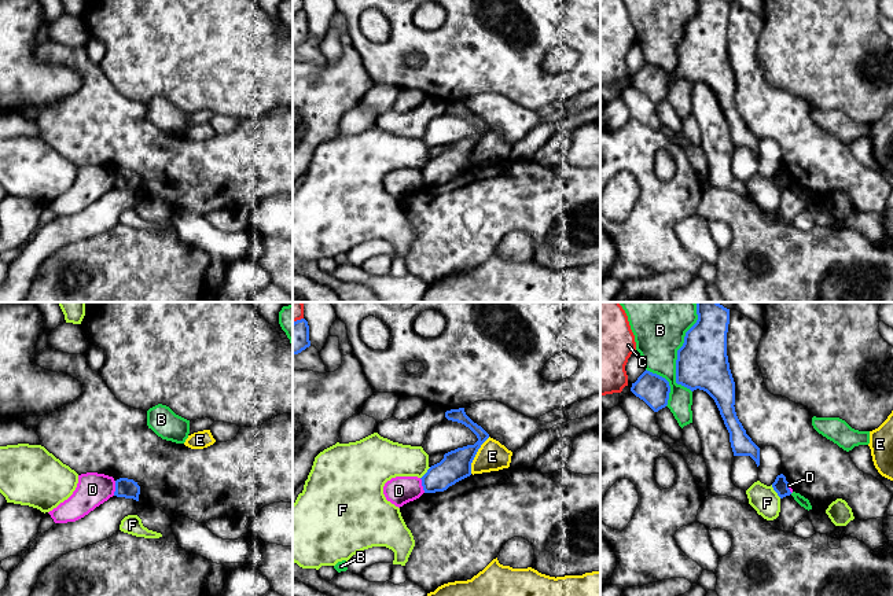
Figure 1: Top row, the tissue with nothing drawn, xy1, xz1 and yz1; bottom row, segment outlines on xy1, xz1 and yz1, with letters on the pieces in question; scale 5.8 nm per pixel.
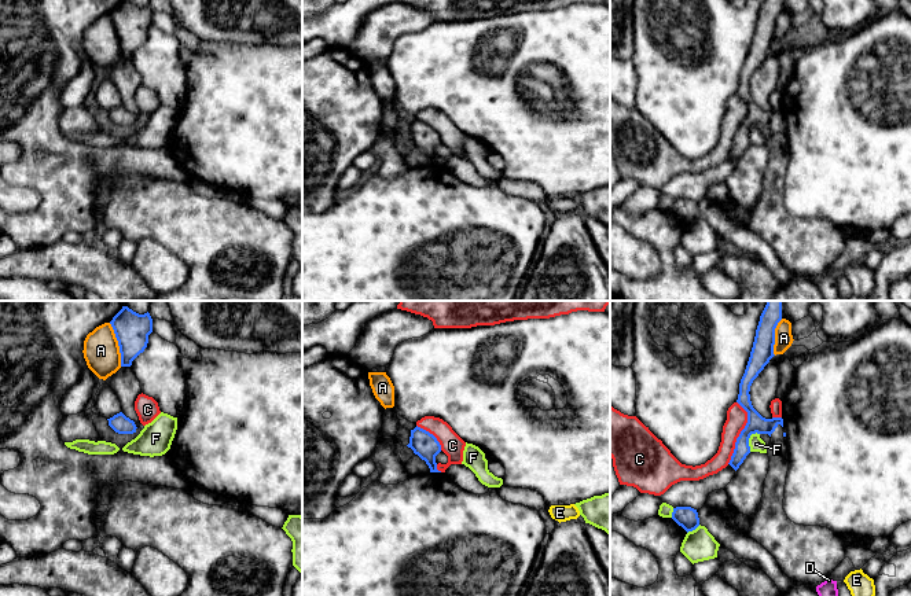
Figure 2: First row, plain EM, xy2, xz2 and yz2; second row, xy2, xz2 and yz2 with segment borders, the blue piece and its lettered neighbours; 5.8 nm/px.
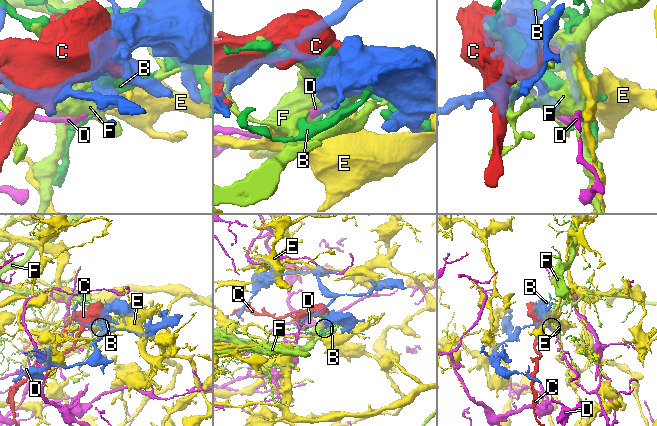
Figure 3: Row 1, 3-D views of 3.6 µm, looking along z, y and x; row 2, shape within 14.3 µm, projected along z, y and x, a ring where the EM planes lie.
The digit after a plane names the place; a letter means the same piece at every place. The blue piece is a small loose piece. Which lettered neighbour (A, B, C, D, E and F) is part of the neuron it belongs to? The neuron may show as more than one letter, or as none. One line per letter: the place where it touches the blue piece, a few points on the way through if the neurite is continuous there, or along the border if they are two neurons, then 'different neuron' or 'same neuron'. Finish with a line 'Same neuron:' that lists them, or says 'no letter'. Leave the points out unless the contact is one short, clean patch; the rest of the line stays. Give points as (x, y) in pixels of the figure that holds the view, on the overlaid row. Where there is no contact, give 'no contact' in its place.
A: contact xy2 (118, 345); different neuron
B: contact yz1 (677, 350); different neuron
C: contact yz2 (741, 433); different neuron
D: contact xy1 (116, 488); border xy1 (116, 481), (113, 495); different neuron
E: contact xz1 (476, 453); different neuron
F: contact yz2 (748, 441); different neuron
Same neuron: no letter

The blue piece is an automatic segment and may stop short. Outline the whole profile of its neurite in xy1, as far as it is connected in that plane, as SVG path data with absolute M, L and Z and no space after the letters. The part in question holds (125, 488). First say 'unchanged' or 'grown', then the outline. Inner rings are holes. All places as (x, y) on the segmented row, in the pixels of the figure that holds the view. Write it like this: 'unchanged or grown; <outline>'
unchanged; M120 478L115 481L114 496L139 501L140 486L133 479Z

